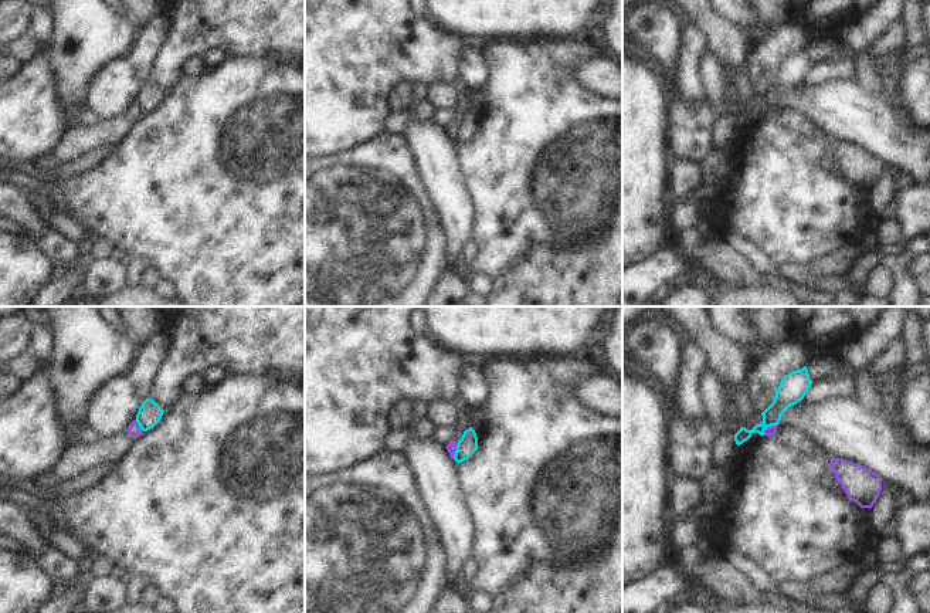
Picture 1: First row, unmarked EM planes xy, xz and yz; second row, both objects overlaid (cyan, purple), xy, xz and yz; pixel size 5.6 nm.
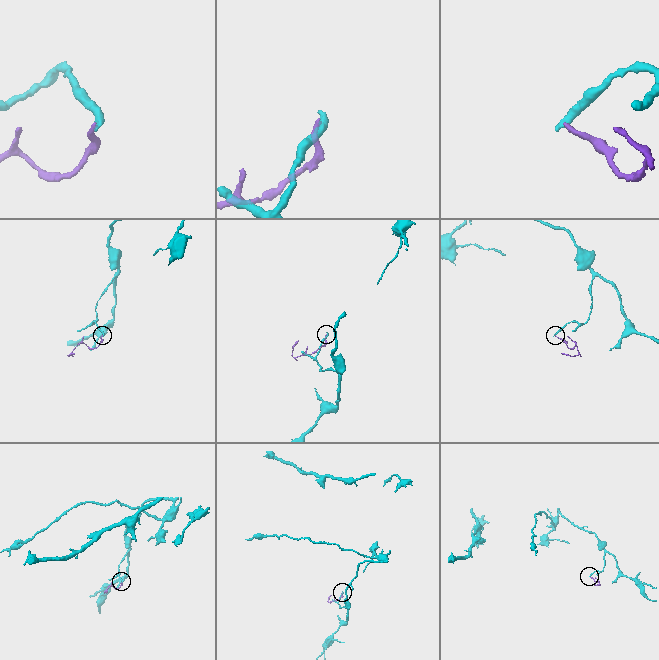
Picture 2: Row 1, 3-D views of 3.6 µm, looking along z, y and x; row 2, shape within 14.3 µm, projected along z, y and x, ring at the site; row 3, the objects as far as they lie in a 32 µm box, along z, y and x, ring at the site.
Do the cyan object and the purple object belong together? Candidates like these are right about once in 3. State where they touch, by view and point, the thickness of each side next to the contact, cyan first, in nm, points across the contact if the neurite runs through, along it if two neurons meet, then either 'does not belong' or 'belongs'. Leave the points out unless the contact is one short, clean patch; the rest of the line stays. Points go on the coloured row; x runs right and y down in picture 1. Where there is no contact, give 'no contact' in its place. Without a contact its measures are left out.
contact xy (139, 426); calibres 140 and 70 nm; border xy (135, 420), (143, 430); does not belong

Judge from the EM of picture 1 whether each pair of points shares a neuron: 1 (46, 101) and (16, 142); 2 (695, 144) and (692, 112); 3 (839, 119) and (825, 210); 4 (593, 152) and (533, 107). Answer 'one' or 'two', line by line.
1: one
2: one
3: two
4: one

